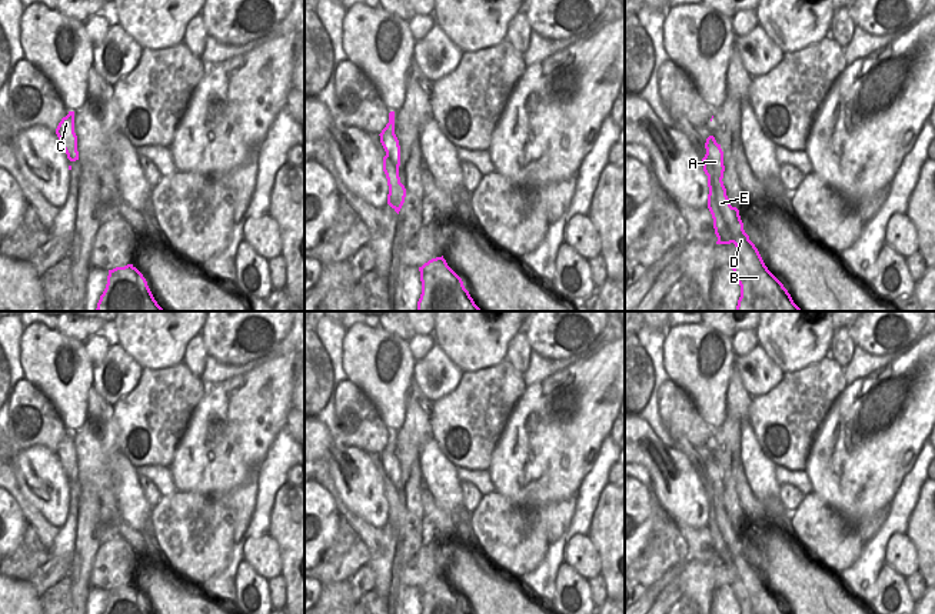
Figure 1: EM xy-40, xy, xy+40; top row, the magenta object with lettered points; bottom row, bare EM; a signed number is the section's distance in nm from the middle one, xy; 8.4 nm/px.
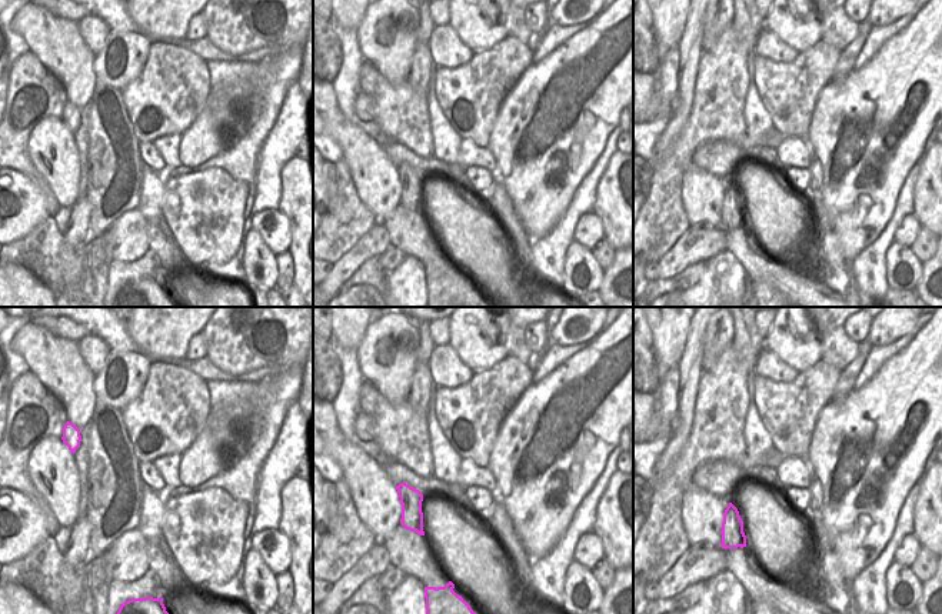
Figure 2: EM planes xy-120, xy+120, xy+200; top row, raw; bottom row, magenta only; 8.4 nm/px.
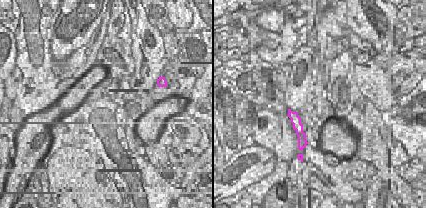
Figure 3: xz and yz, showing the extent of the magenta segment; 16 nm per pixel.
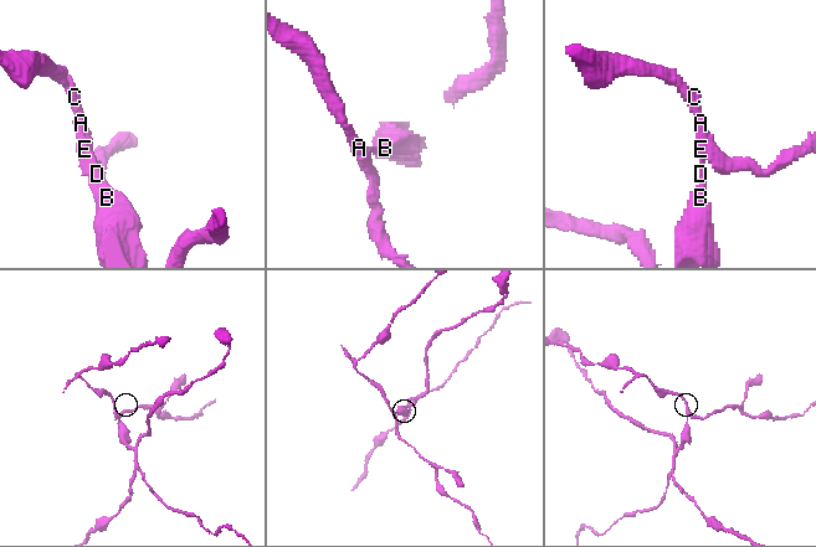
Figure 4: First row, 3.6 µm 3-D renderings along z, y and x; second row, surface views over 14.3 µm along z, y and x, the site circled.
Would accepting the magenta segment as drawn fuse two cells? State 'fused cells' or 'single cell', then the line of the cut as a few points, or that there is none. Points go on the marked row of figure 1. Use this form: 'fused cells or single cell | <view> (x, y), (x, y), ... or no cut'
fused cells | xy (386, 154), (398, 170)

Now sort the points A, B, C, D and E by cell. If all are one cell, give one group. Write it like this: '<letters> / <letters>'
A C / B D E

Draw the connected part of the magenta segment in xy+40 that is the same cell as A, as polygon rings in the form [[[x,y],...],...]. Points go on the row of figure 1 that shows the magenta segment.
[[[709,136],[706,139],[705,149],[708,154],[706,158],[702,158],[705,174],[708,177],[718,176],[723,178],[725,166],[723,166],[723,151],[721,149],[721,144],[716,143],[713,136]]]

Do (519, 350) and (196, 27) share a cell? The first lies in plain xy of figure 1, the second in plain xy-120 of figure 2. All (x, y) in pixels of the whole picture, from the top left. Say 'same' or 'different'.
same

